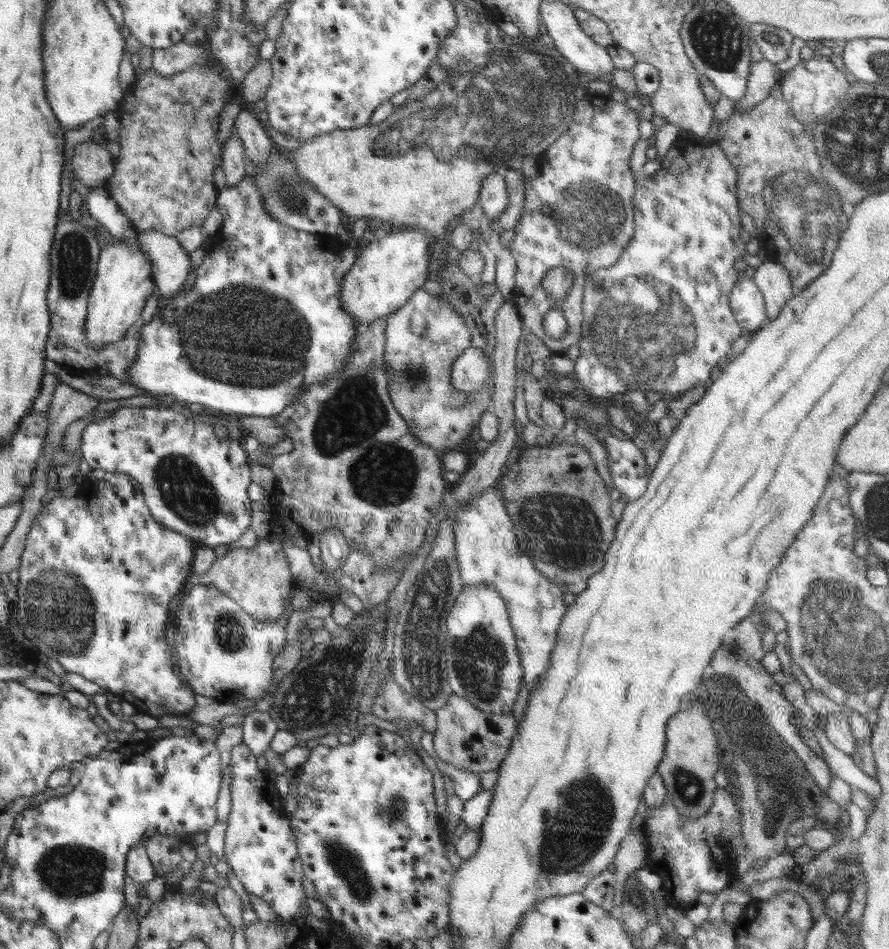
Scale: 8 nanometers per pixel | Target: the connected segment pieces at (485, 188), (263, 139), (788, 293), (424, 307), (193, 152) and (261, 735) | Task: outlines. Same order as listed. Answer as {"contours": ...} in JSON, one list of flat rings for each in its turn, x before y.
{"contours":[[[488,173,481,182,478,202,490,222,494,222,501,215,508,201,504,173]],[[244,106,234,125,245,147,245,156,257,166,267,163,273,145,264,131,262,120,262,116,253,113,250,106]],[[768,256,757,267,752,276,756,286,763,294,765,313,768,320,776,318,786,301,794,296,794,288,789,273,772,256]],[[420,288,414,291,404,306,387,316,384,336,383,361,390,399,406,422,409,432,442,454,445,454,444,450,464,451,473,442,470,438,472,429,478,426,480,418,491,409,492,395,483,391,468,394,452,388,452,366,460,354,471,348,471,332,463,316,443,296,432,295]],[[210,60,208,63,201,66,192,66,172,76,159,75,153,68,147,71,142,71,137,74,134,82,125,89,124,96,120,99,119,106,116,112,120,121,120,147,122,150,120,156,116,159,115,174,106,182,107,193,118,203,118,206,127,214,131,225,137,230,155,230,163,232,168,236,176,236,186,228,191,226,200,226,204,224,204,220,208,218,208,214,217,206,218,188,214,183,214,170,220,167,223,163,220,148,218,147,218,125,220,120,220,112,224,108,224,104,230,99,234,86,230,78,226,76,224,70,217,63]],[[253,711,243,718,243,743,257,758,264,756,272,737,278,732,278,725,266,711]]]}

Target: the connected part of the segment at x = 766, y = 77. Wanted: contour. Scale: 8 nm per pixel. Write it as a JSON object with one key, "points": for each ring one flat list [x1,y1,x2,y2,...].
{"points":[[763,59,751,65,750,78,747,80,745,95,735,102,736,115,744,108,752,108,763,101,780,84,780,77,775,63]]}

